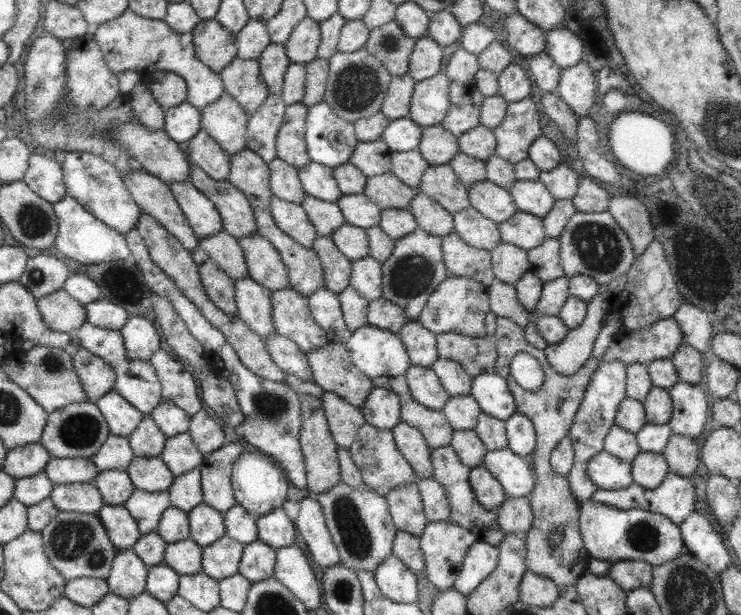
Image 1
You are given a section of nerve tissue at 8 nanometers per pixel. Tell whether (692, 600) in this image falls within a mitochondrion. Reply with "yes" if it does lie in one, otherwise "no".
yes

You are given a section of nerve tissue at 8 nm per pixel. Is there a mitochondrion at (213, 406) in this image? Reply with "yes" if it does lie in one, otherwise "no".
no

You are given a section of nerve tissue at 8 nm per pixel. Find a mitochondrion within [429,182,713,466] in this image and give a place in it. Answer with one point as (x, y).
(598, 245)

